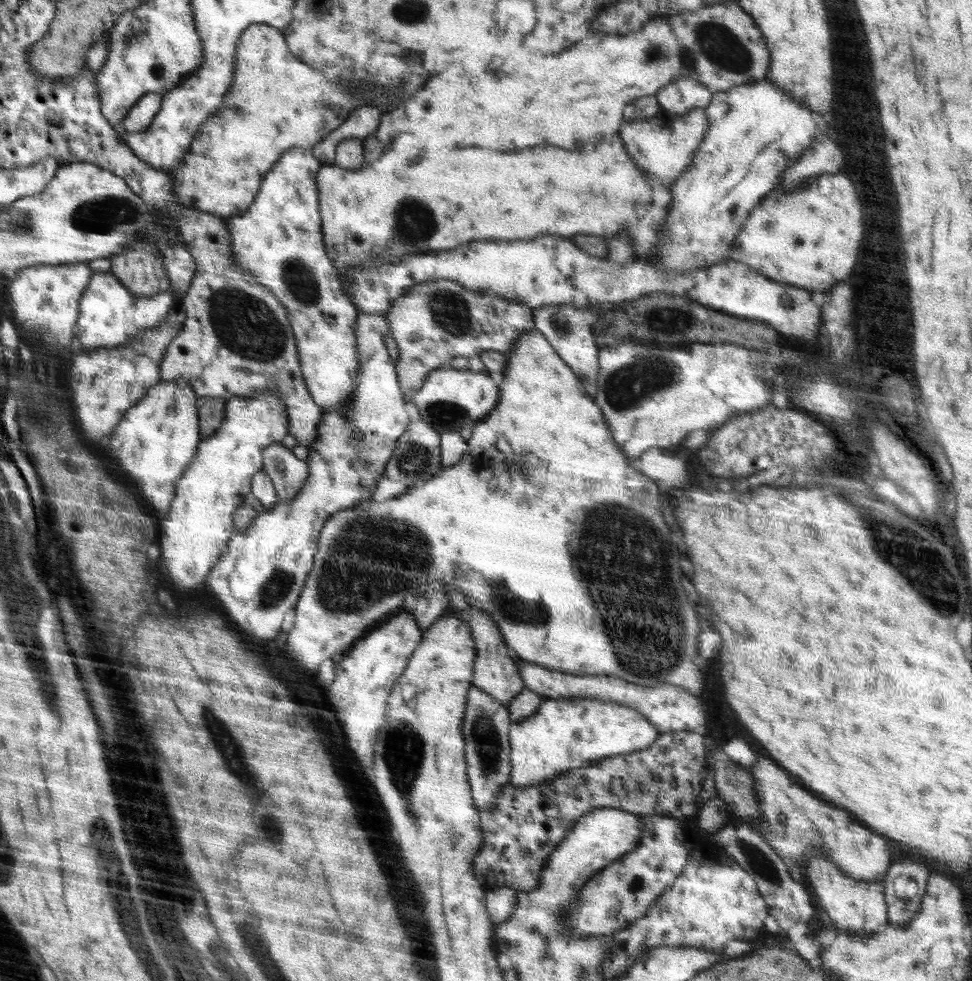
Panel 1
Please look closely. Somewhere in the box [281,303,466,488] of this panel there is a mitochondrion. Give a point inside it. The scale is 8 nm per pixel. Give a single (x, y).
(415, 456)

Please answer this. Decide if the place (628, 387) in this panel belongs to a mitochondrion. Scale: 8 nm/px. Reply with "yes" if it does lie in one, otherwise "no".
yes

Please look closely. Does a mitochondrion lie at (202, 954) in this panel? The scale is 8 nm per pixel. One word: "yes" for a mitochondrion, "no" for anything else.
no

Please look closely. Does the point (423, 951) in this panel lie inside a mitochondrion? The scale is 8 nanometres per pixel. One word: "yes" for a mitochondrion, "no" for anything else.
no

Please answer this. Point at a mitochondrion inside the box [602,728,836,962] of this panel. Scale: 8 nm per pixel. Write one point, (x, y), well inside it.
(754, 858)

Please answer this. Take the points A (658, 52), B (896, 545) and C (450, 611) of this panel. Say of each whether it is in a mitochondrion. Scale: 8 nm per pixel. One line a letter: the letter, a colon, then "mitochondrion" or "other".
A: mitochondrion
B: mitochondrion
C: other

